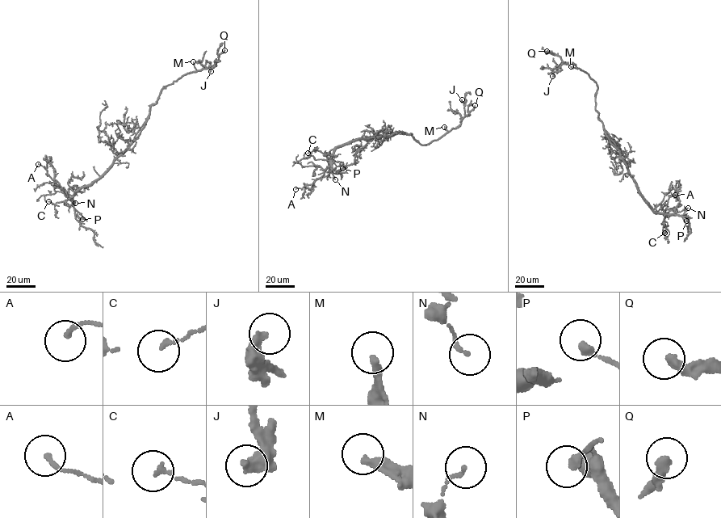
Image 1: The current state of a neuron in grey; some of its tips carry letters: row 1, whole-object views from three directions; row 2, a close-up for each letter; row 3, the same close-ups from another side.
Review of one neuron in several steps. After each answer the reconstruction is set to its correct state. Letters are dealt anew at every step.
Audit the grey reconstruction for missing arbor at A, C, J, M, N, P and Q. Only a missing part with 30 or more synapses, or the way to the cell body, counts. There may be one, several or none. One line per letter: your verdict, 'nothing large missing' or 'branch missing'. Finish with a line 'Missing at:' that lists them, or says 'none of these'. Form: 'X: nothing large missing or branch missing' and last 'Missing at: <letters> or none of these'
A: nothing large missing
C: nothing large missing
J: nothing large missing
M: branch missing
N: nothing large missing
P: nothing large missing
Q: branch missing
Missing at: M, Q

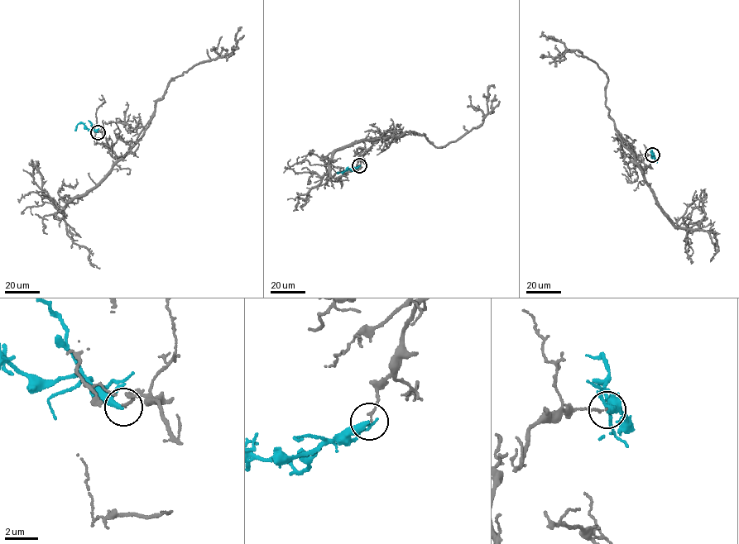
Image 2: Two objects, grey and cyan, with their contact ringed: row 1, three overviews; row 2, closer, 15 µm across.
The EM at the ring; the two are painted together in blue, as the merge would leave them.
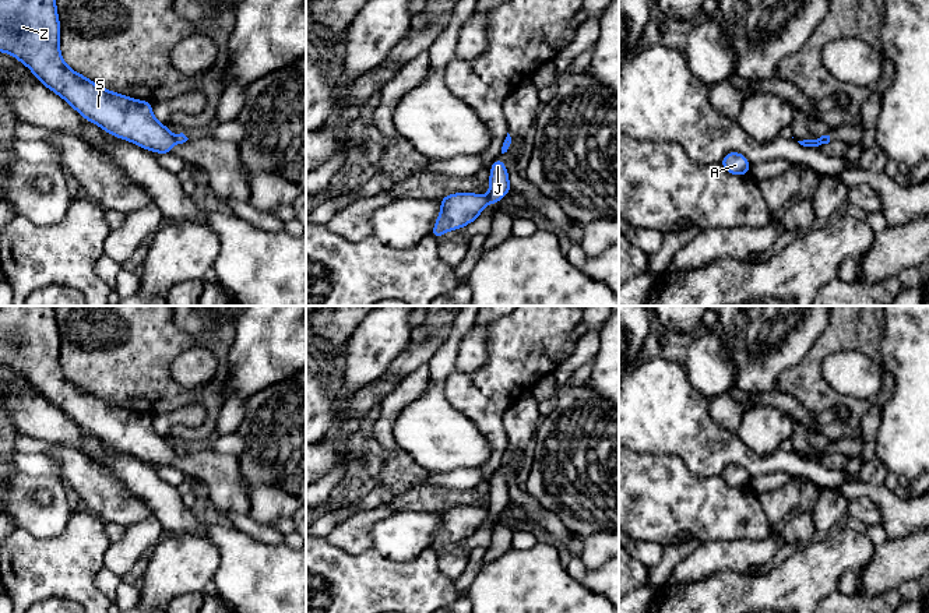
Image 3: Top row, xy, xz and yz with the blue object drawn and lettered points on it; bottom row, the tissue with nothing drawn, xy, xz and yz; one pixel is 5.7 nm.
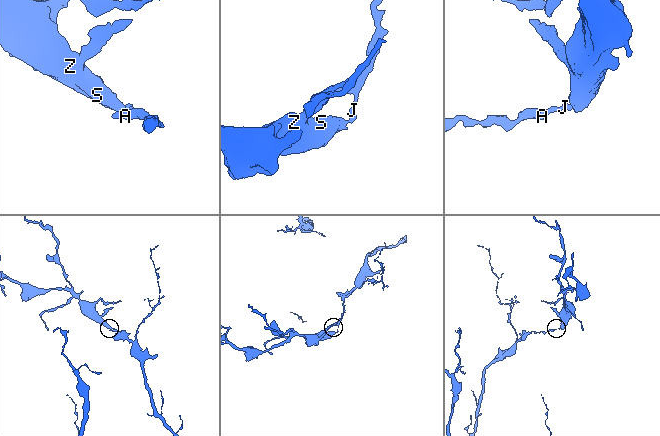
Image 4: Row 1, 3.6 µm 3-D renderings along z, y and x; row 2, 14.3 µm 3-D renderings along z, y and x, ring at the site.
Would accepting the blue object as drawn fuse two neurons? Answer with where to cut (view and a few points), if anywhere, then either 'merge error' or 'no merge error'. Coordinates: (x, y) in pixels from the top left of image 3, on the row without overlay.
cut in xz along (486, 508), (491, 515); merge error

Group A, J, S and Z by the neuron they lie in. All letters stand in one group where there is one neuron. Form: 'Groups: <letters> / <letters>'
Groups: A J / S Z

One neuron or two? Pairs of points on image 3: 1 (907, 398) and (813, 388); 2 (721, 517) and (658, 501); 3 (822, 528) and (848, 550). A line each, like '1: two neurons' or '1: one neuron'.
1: two neurons
2: one neuron
3: two neurons

